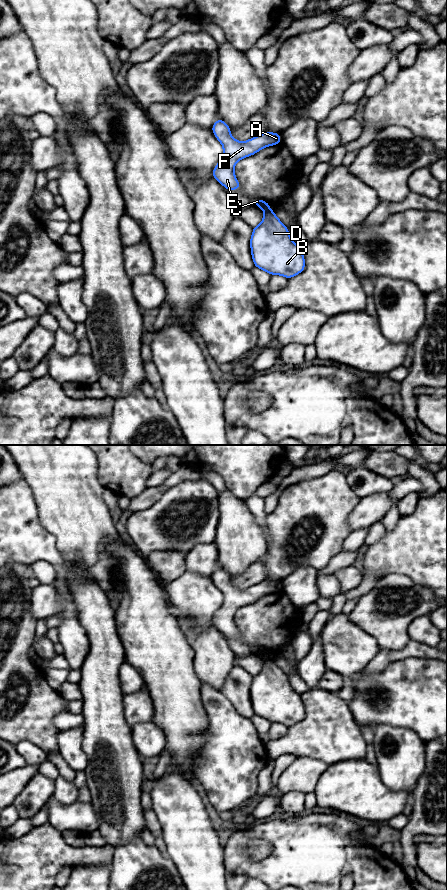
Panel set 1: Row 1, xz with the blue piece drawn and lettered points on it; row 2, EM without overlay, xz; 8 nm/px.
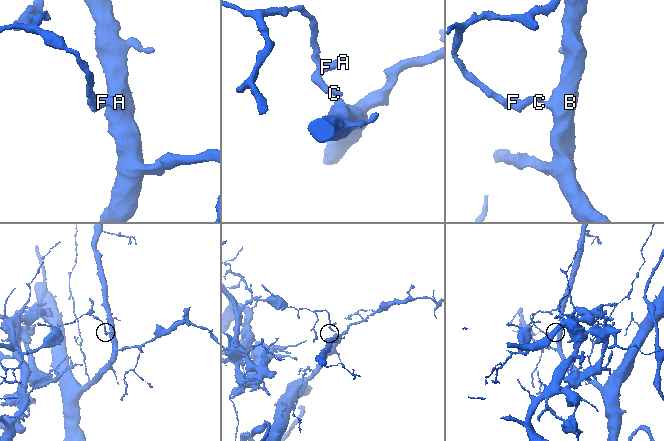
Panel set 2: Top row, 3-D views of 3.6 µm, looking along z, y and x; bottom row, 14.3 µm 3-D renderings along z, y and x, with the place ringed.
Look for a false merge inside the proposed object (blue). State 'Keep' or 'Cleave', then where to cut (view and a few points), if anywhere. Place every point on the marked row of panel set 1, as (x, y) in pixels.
Cleave. Split along xz (268, 209), (264, 211)

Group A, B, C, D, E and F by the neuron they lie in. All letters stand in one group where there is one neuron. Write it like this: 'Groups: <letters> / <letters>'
Groups: A C E F / B D

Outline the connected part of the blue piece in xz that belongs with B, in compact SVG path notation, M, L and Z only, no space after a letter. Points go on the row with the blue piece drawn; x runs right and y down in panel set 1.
M274 210L264 211L262 222L253 228L250 247L254 266L270 275L289 279L305 269L301 247L291 239Z

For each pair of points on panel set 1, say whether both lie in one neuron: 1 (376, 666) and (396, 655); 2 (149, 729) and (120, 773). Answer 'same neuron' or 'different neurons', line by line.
1: same neuron
2: different neurons

